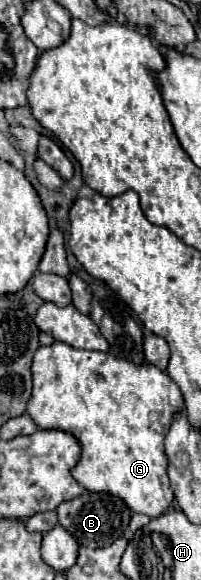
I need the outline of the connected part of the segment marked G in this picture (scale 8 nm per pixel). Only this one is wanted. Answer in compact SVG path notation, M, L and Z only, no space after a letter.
M60 341L38 347L30 371L32 399L28 399L26 415L32 417L38 429L60 429L74 435L82 447L82 455L70 471L72 477L88 491L104 491L124 499L134 513L148 517L164 513L174 499L166 475L168 459L164 453L164 435L170 429L172 415L180 411L184 403L176 383L152 365L134 365L110 353L74 349Z

